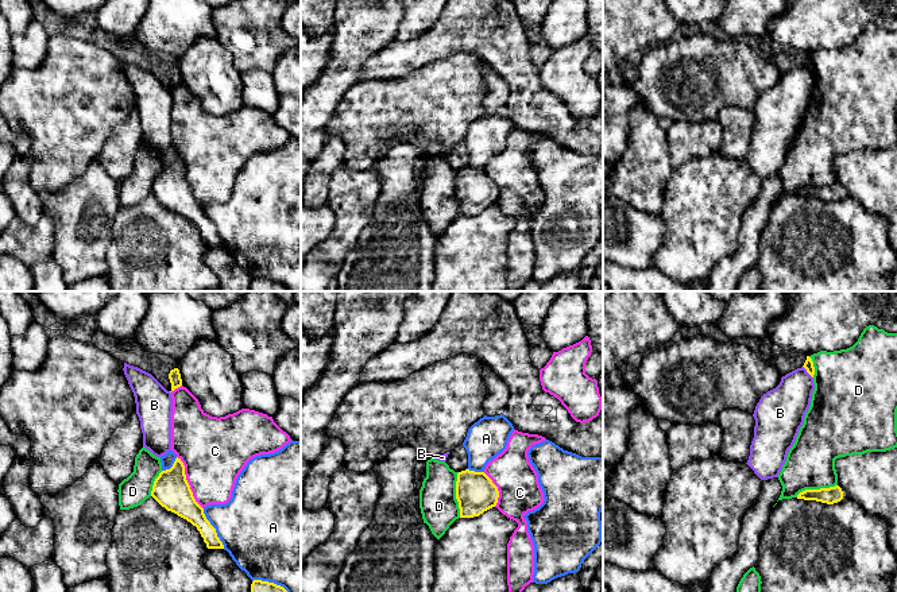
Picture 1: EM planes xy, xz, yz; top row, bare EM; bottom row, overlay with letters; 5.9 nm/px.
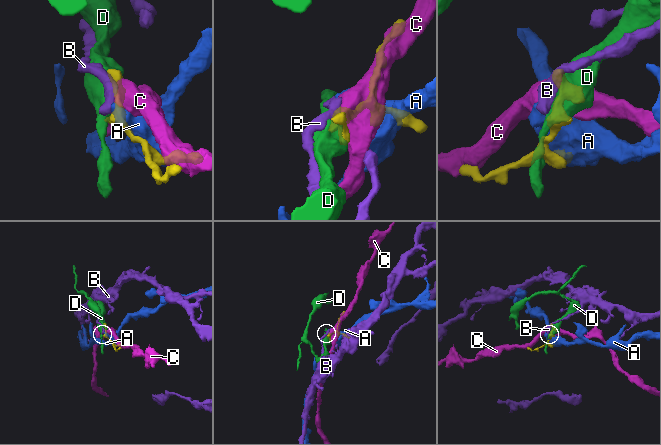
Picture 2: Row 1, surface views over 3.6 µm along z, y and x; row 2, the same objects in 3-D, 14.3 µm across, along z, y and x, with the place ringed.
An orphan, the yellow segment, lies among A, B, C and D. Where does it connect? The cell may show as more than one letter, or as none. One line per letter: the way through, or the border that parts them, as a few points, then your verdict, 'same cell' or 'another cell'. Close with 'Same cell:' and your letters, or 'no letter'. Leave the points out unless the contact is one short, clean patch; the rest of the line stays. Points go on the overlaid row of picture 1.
A: another cell
B: another cell
C: another cell
D: another cell
Same cell: no letter

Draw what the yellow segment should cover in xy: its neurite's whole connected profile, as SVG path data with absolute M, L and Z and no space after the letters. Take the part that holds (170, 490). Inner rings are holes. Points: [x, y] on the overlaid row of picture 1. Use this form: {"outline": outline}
{"outline": "M177 457L170 469L159 473L154 481L151 496L167 511L196 526L208 549L224 549L216 529L206 519L204 508L193 496L181 458Z"}

